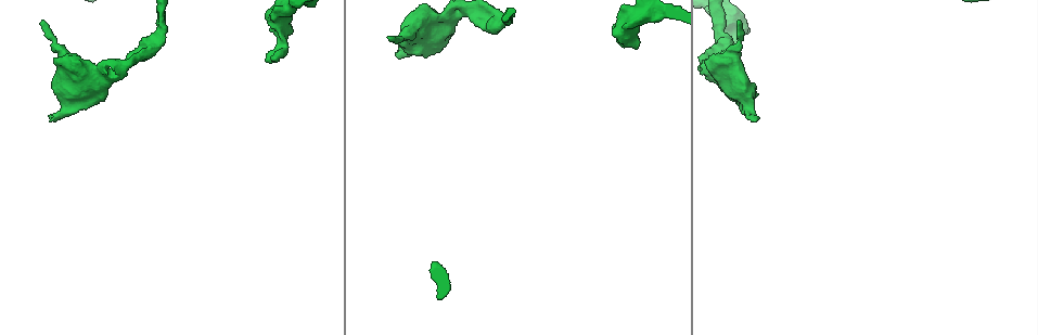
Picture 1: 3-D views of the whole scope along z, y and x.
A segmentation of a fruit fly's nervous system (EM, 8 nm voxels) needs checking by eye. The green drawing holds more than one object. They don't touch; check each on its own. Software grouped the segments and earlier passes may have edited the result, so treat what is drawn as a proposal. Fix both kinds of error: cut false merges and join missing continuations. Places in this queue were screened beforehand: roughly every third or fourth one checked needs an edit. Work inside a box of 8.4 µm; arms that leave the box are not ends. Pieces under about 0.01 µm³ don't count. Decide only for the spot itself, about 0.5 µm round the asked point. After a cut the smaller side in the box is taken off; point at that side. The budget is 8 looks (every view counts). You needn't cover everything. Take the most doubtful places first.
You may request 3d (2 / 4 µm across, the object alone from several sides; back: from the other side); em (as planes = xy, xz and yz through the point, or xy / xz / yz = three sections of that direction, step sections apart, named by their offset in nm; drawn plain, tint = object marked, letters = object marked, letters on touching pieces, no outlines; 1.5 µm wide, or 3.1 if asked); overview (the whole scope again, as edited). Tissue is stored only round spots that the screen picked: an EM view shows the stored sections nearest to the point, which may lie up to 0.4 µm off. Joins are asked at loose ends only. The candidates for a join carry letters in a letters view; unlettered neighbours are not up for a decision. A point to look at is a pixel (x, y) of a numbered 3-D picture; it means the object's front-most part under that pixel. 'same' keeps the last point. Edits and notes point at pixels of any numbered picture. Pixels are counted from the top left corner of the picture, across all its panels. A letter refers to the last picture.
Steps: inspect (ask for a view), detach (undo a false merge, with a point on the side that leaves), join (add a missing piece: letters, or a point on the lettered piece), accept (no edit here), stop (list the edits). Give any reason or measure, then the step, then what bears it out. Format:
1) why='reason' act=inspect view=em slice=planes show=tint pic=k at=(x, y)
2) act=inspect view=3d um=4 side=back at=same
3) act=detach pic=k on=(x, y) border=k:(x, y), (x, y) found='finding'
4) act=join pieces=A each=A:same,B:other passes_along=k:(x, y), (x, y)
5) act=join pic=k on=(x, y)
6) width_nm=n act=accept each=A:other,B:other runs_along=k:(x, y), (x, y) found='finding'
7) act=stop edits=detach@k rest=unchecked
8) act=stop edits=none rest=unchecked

why='branch stops here' act=inspect view=em slice=planes show=letters pic=1 at=(389, 36)

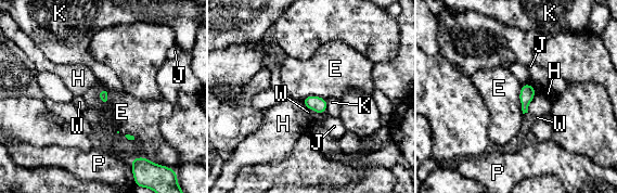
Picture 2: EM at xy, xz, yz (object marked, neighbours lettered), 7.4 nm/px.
act=accept each=E:other,H:other,J:other,K:other,P:other,W:other border=2:(521, 85), (519, 103), (523, 113) found='no lettered piece goes on from it'

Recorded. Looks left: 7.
why='an open end' act=inspect view=em slice=planes show=letters pic=1 at=(270, 56)

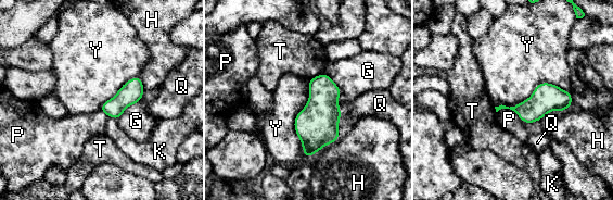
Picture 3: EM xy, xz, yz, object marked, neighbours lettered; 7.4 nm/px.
act=accept each=G:other,H:other,K:other,P:other,Q:other,T:other,Y:other border=3:(571, 92), (539, 83), (495, 107) found='none of them fits'

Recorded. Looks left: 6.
why='an open end' act=inspect view=3d um=4 pic=1 at=(51, 117)

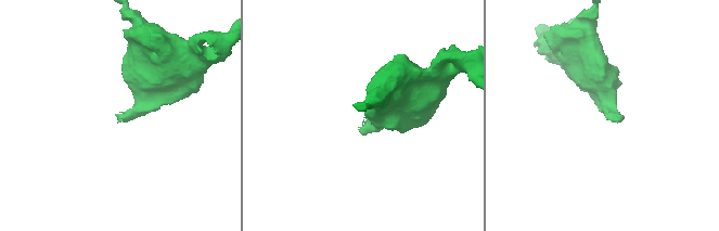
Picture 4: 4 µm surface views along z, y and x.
why='now the EM' act=inspect view=em slice=yz step=8 show=tint pic=4 at=(119, 114)

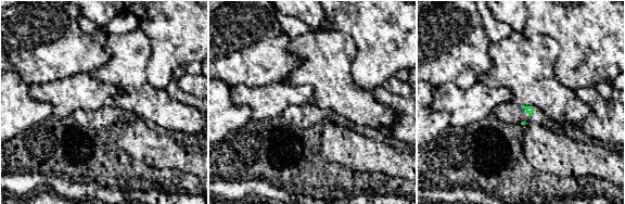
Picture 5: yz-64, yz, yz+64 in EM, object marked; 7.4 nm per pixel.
act=inspect view=em slice=planes show=letters at=same

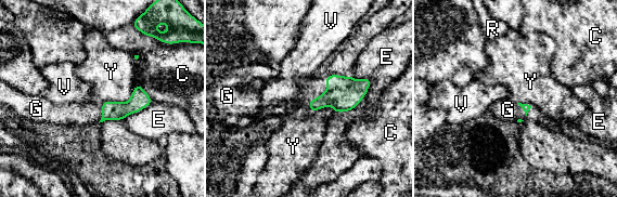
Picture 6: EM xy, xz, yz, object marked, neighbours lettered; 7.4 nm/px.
act=join pieces=G each=C:other,E:other,G:same,R:other,V:other,Y:other passes_along=6:(343, 93), (323, 93), (310, 89) found='the neuron continues'

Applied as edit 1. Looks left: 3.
act=stop edits=join@6 rest=unchecked

